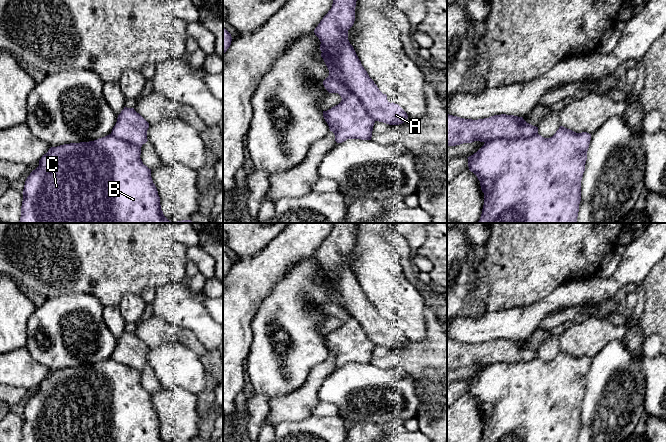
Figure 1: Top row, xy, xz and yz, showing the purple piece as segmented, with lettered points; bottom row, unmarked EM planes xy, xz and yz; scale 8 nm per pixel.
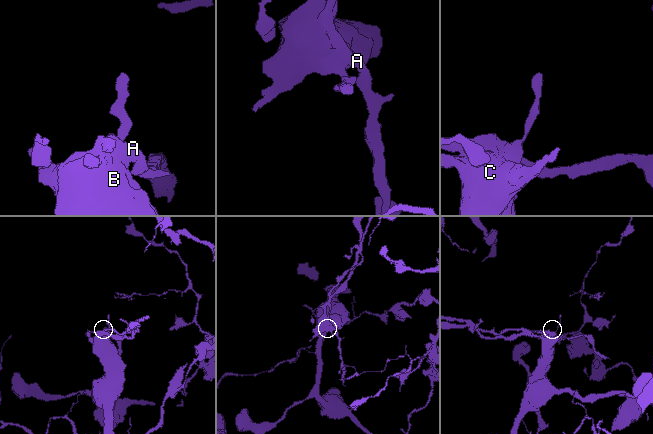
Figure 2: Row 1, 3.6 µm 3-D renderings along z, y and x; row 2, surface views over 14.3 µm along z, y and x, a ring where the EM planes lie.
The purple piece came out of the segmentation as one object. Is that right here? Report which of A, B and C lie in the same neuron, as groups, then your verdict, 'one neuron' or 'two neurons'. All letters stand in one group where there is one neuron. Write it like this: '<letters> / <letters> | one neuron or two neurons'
A / B C | two neurons

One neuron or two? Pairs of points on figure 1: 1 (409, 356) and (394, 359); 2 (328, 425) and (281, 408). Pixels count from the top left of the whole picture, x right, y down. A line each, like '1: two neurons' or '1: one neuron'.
1: two neurons
2: two neurons

